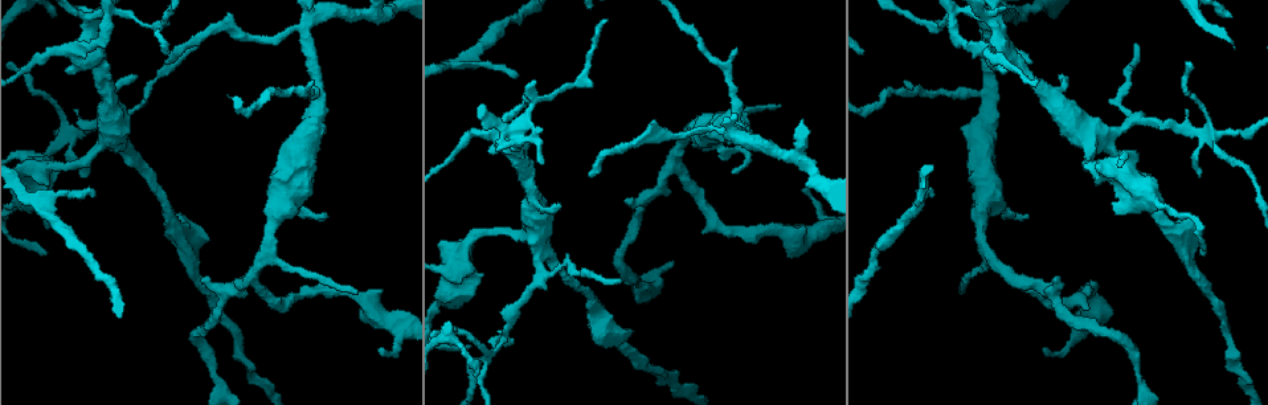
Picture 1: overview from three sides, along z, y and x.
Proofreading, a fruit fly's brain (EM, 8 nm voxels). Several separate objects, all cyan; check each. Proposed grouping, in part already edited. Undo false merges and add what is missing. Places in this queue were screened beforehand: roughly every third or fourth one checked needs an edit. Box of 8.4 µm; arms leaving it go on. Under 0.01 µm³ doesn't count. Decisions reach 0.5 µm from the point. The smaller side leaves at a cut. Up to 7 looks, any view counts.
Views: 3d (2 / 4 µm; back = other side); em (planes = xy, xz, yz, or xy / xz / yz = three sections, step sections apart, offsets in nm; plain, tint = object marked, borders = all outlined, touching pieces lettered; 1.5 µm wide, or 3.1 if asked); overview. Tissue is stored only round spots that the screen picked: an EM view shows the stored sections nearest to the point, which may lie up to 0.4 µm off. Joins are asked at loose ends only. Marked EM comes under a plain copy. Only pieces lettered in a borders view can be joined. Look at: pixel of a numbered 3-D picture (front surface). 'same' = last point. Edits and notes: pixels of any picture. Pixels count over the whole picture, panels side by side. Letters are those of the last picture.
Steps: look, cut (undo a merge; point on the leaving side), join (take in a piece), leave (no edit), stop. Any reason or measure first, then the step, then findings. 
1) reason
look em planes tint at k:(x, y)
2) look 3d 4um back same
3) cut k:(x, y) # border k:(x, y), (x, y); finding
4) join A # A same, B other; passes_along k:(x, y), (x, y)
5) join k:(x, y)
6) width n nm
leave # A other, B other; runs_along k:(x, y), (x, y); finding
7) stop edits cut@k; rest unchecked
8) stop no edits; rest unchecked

a narrow waist
look em xz step 8 tint at 1:(213, 379)

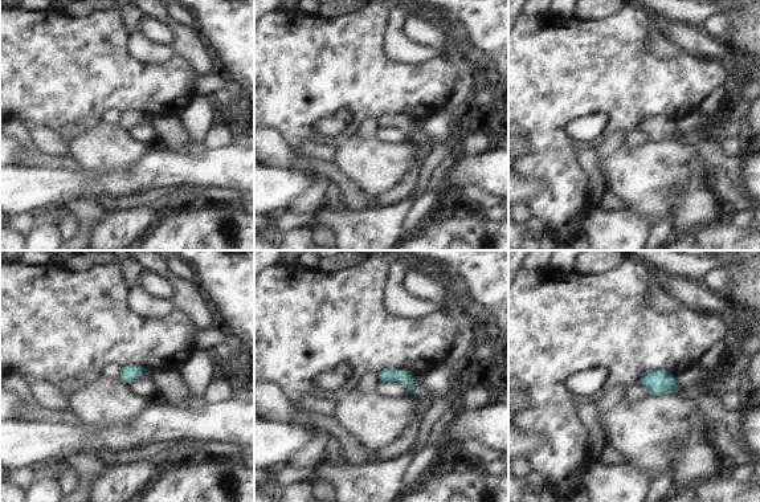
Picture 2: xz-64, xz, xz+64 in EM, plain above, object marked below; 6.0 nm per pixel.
look em planes borders same

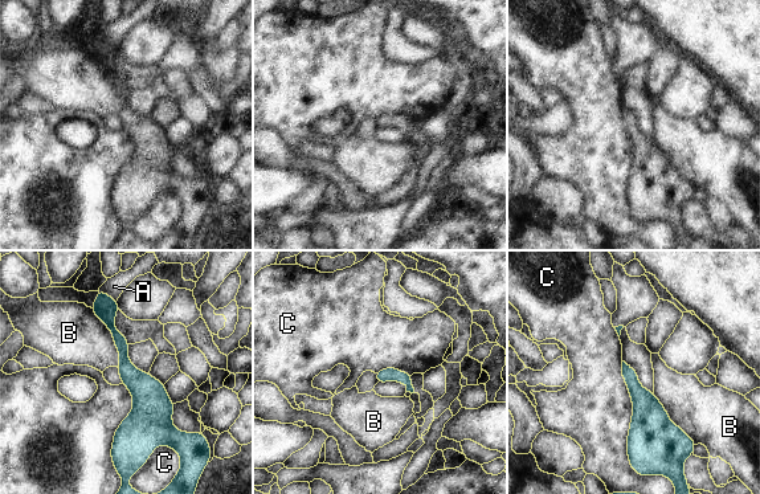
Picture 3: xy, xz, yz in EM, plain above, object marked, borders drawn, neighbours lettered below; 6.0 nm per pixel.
leave # A other, B other, C other; runs_along 3:(106, 301), (142, 387), (119, 457); one neuron here

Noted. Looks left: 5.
tapers out
look em xy step 4 borders at 1:(517, 76)

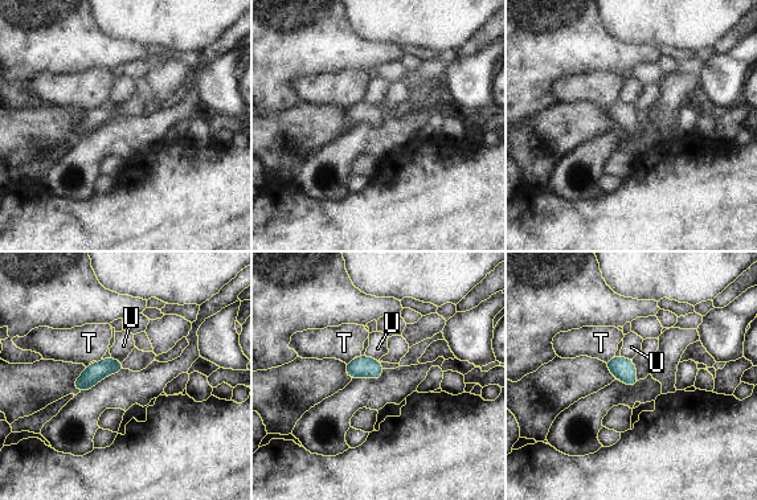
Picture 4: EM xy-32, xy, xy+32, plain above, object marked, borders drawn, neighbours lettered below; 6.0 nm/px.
width 110 nm
leave # T other, U other; border 4:(365, 353), (379, 360); no lettered piece goes on from it

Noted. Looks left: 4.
branch stops here
look em planes borders at 1:(590, 176)

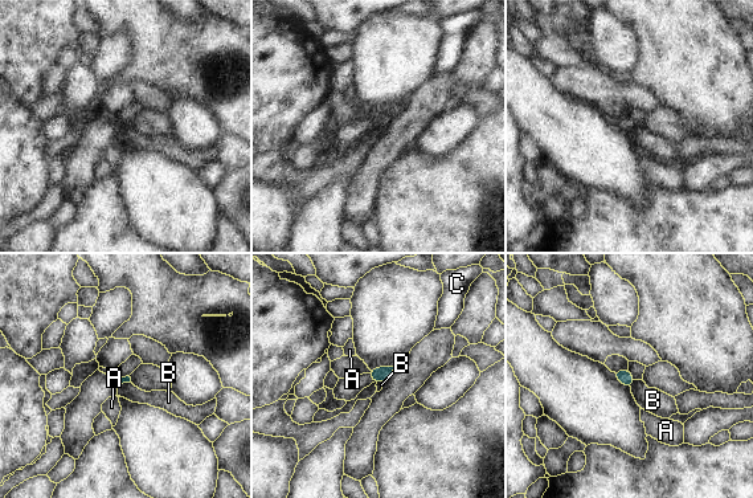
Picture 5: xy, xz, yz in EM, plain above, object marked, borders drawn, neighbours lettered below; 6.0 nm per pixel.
leave # A other, B other, C other; border 5:(637, 380), (630, 387); no lettered piece goes on from it

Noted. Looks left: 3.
stop no edits; rest unchecked

